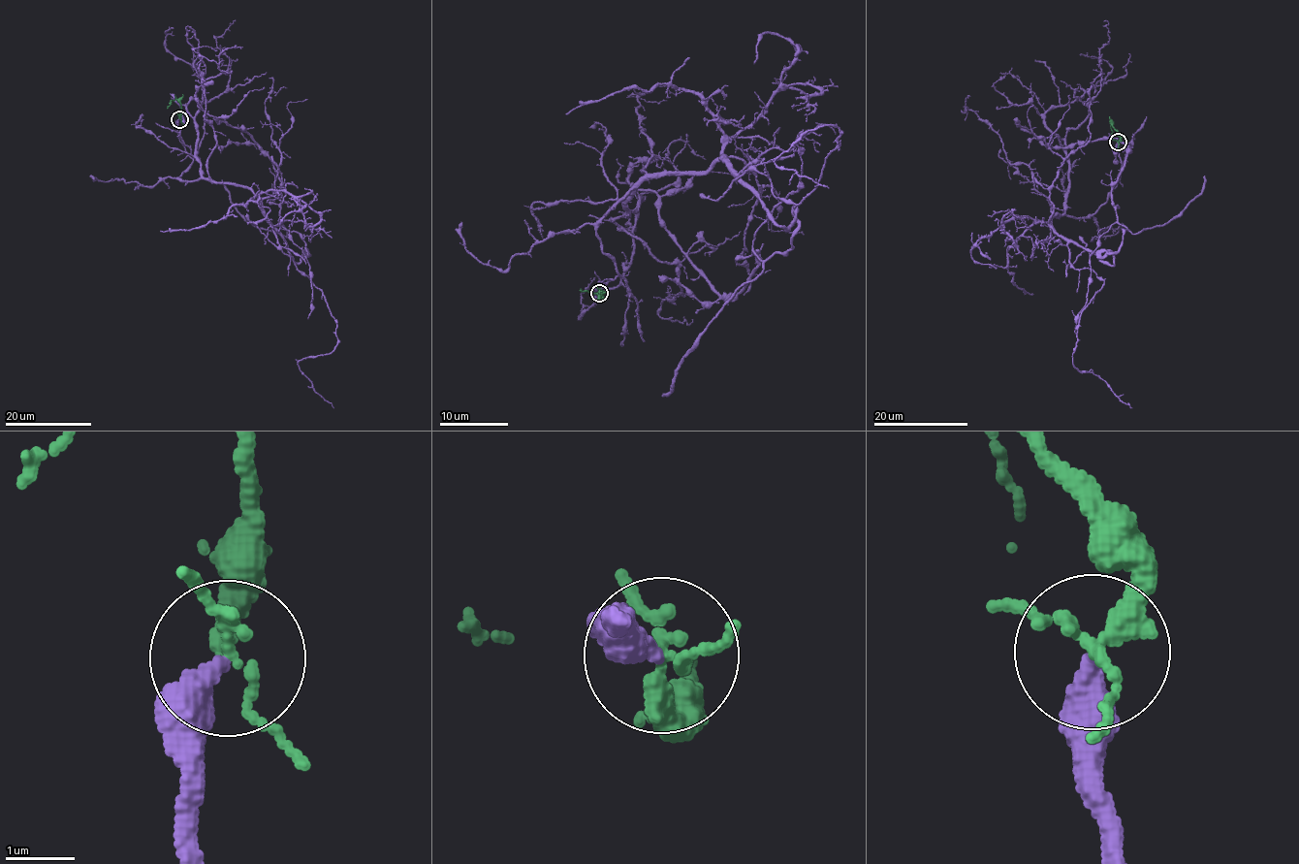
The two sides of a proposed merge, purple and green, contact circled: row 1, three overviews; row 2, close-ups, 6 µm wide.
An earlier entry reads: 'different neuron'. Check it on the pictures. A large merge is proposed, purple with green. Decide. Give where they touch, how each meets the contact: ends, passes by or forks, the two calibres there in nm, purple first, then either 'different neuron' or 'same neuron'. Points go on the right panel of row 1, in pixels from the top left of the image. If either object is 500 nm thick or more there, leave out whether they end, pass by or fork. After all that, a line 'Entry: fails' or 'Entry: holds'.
(1118, 142) | purple ends | green forks | 400/200 nm | different neuron
Entry: holds

